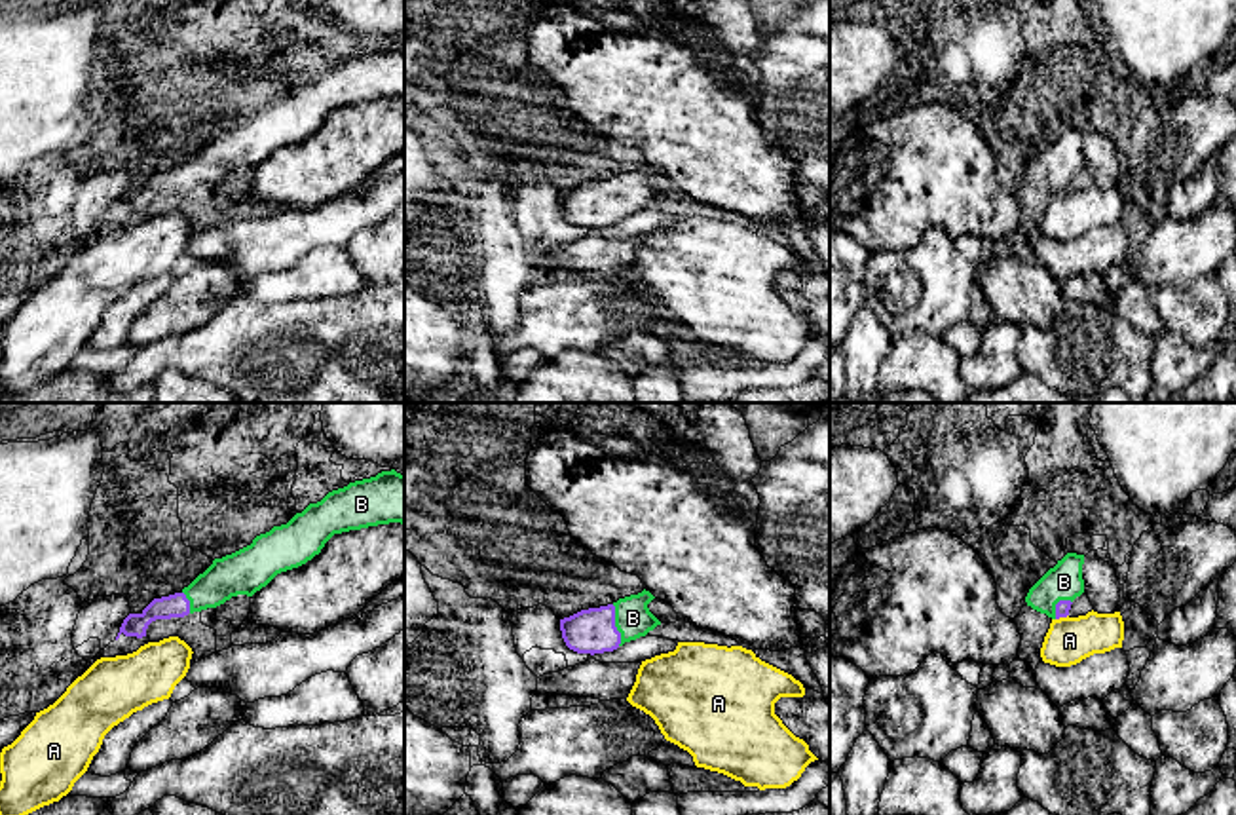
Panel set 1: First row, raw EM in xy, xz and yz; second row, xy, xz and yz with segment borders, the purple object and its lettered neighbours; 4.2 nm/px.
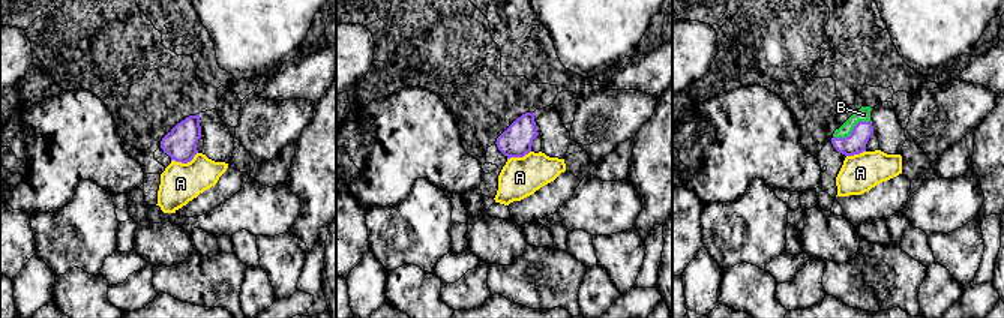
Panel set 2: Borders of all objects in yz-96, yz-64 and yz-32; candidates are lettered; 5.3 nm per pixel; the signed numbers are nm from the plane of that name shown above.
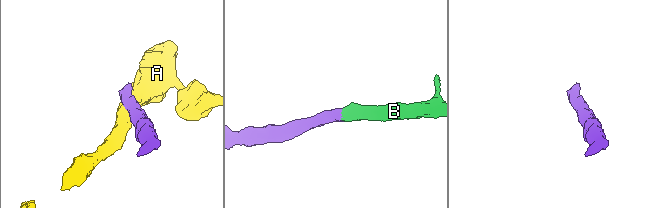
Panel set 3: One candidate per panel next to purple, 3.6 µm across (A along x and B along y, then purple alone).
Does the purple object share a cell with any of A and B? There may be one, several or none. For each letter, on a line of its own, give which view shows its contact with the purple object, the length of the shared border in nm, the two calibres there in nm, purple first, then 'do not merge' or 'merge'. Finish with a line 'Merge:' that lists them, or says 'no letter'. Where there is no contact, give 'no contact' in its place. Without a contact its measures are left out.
A: contact in yz; length 60 nm; calibres 60 and 200 nm; do not merge
B: contact in xz; length 180 nm; calibres 190 and 160 nm; merge
Merge: B

